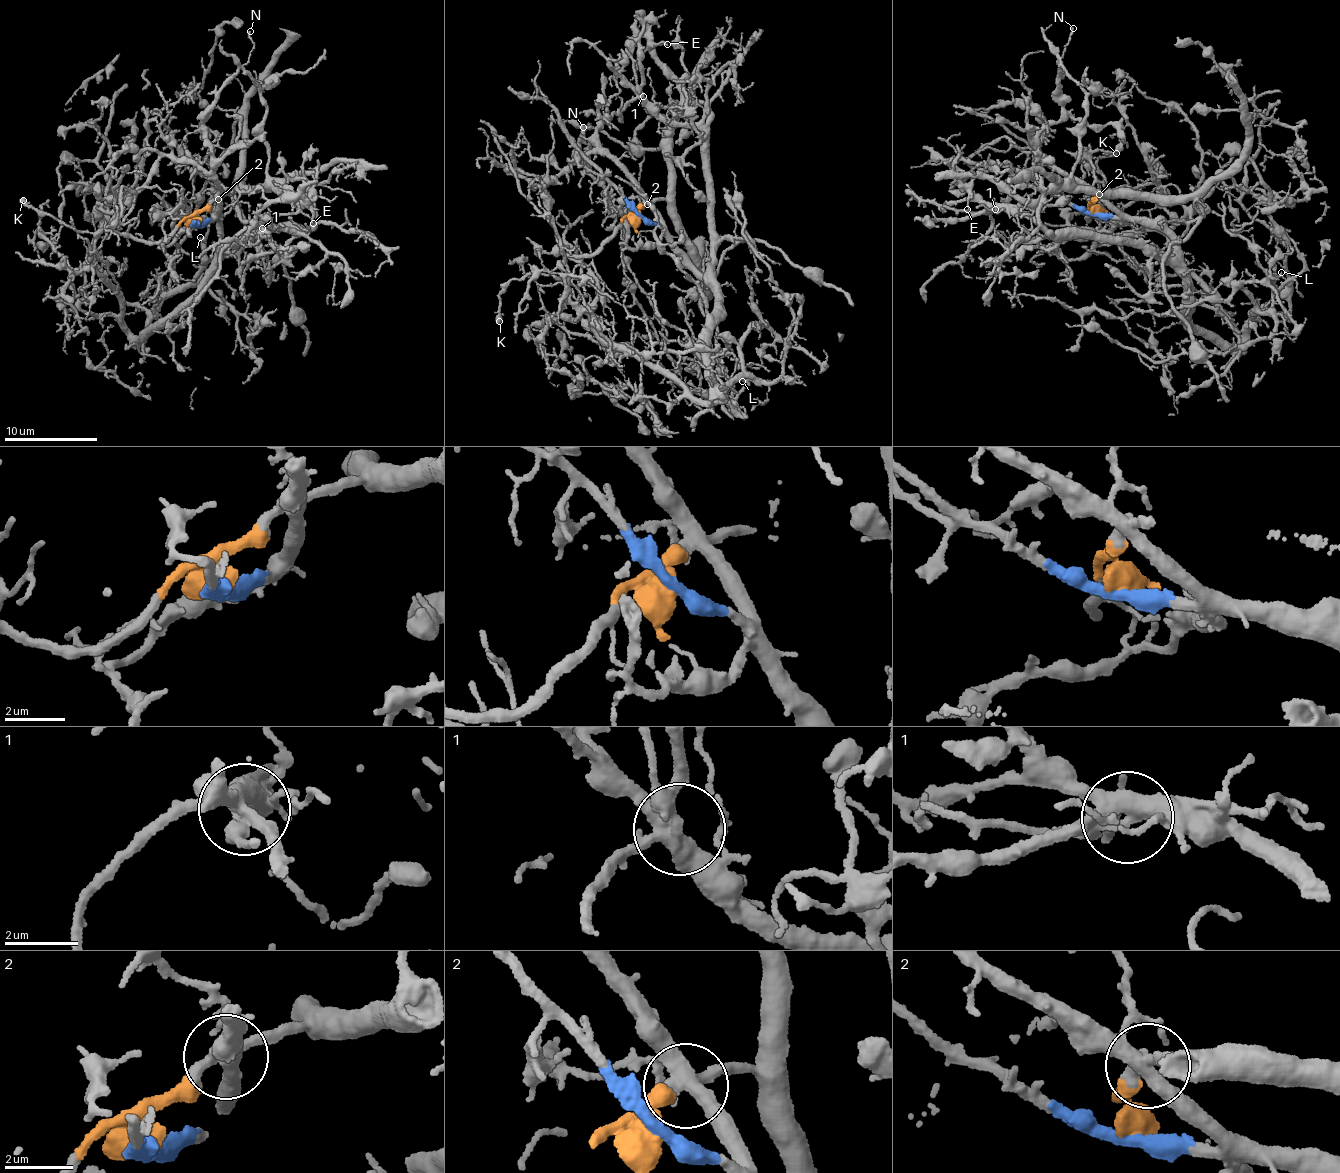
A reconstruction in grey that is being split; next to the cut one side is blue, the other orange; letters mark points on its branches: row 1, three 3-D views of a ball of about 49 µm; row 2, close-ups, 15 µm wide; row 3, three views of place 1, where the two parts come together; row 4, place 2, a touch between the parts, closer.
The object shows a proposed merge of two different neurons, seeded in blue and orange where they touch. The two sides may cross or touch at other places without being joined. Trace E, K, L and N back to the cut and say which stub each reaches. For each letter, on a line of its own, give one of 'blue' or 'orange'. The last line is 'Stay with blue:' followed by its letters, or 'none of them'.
E: blue
K: orange
L: blue
N: orange
Stay with blue: E, L

